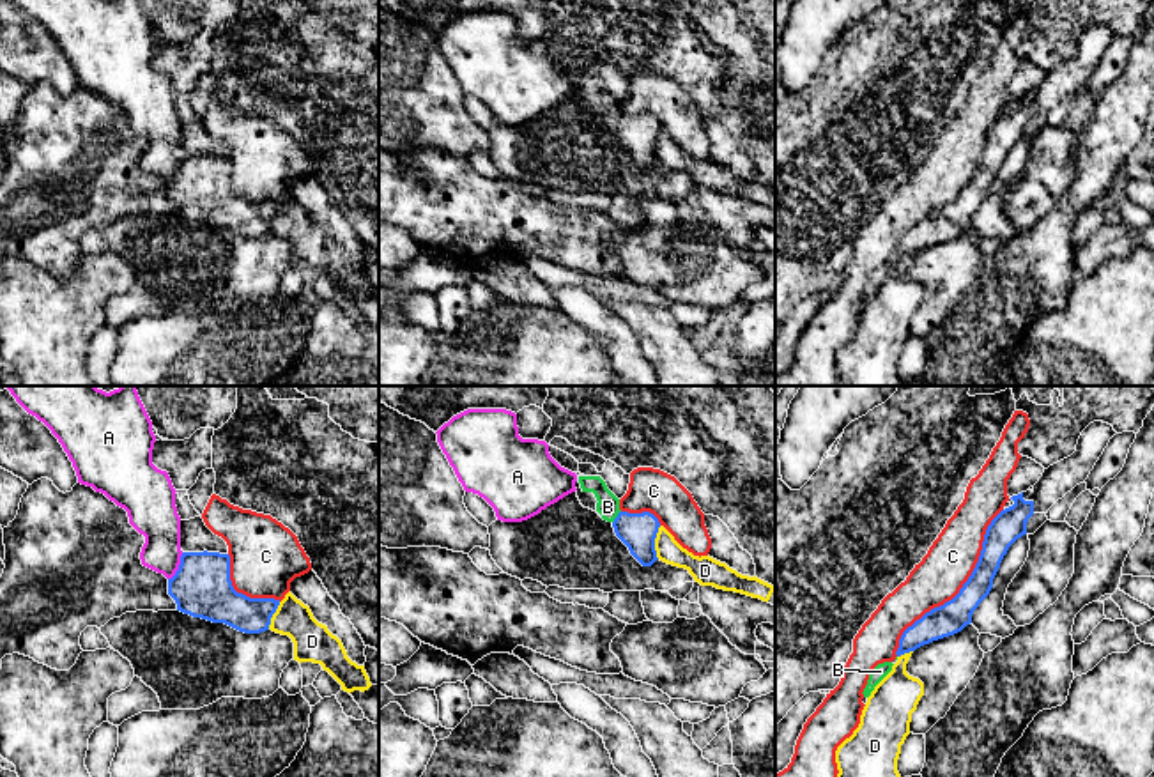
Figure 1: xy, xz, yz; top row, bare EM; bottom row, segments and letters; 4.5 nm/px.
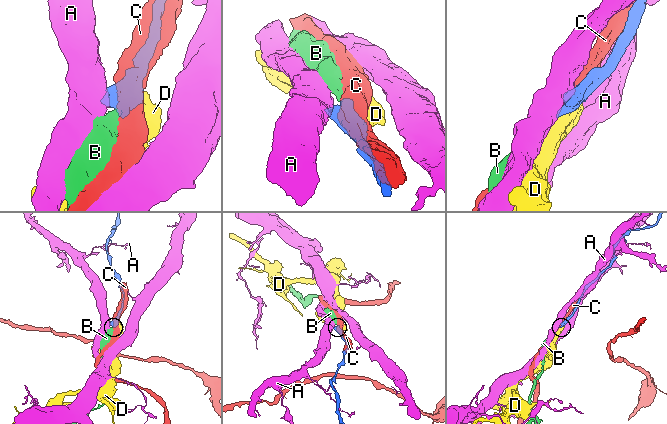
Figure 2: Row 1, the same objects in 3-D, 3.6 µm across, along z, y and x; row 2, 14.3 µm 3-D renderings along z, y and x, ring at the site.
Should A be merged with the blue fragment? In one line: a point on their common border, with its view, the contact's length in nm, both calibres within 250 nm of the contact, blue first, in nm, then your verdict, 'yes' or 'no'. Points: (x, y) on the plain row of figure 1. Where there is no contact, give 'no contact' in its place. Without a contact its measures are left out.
xy (179, 170) | 140 nm | 260/200 nm | no

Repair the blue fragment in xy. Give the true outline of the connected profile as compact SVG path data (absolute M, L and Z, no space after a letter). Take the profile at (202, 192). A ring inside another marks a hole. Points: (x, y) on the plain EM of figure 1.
M207 154L182 156L179 173L168 182L168 198L177 214L244 237L269 234L280 209L274 202L237 196L230 184L230 159Z

